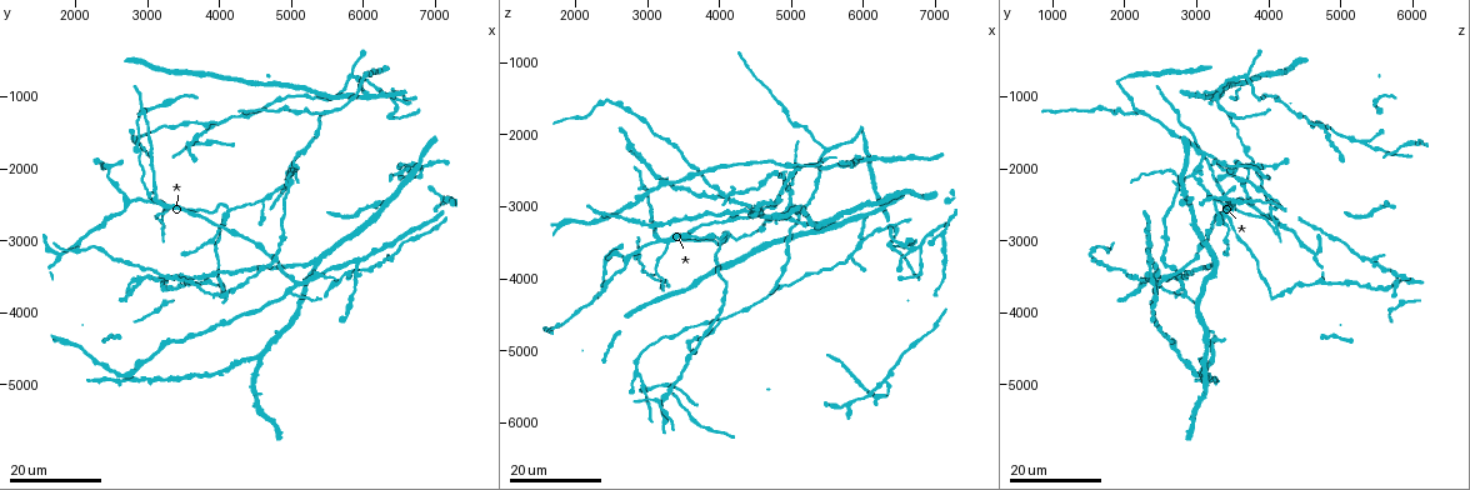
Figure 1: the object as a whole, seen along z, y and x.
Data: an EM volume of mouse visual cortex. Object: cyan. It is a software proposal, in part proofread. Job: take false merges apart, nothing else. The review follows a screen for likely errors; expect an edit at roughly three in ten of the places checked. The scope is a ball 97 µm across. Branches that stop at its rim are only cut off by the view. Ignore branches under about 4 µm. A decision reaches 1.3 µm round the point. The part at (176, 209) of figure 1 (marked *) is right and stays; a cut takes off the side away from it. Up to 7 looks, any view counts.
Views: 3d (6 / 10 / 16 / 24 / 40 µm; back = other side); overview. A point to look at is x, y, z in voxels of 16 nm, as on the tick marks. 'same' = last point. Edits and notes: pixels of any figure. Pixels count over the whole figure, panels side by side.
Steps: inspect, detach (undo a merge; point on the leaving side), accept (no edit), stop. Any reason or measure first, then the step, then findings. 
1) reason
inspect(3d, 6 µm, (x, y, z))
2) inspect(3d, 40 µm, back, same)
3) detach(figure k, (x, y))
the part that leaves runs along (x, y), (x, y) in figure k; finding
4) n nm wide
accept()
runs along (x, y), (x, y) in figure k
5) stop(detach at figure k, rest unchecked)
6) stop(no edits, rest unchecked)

calibre changes
inspect(3d, 24 µm, (6450, 1300, 3600))

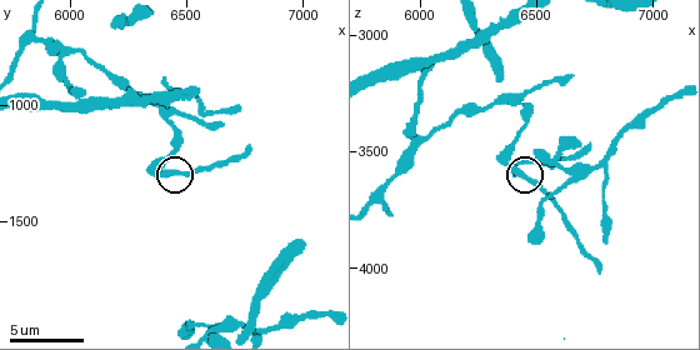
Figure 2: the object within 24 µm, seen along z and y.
zoom in
inspect(3d, 6 µm, (6420, 1300, 3590))

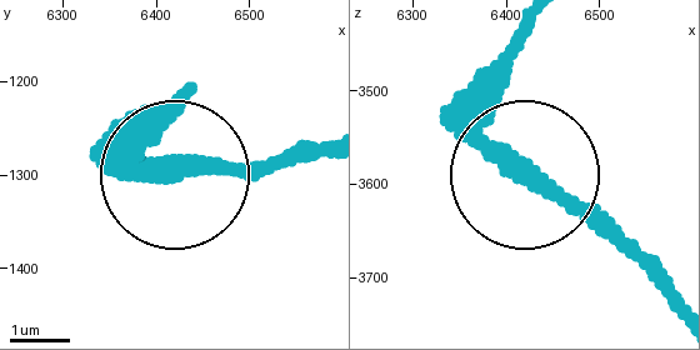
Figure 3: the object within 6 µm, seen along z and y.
340 nm wide
detach(figure 3, (203, 173))
the part that leaves runs along (121, 169), (320, 154) in figure 3; a second neuron is stuck on

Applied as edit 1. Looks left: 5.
inspect(3d, 24 µm, (6750, 1950, 3550))

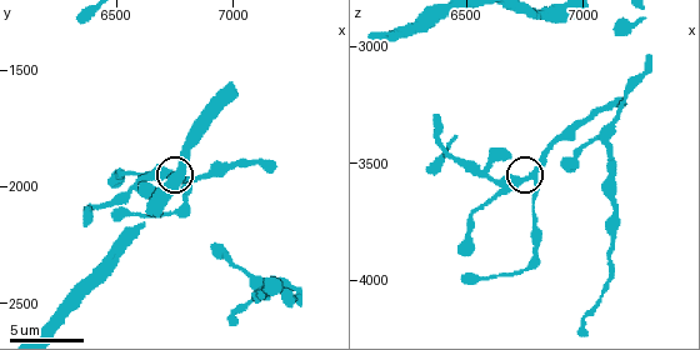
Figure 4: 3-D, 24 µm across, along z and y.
inspect(3d, 10 µm, same)

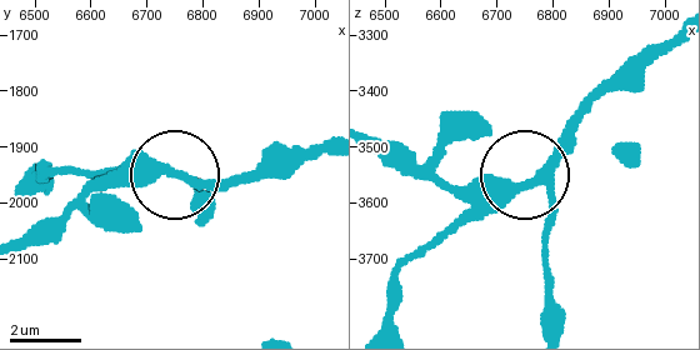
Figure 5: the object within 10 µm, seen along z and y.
accept()
continuous, no second neuron

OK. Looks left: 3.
branch point
inspect(3d, 24 µm, (4000, 1400, 4600))

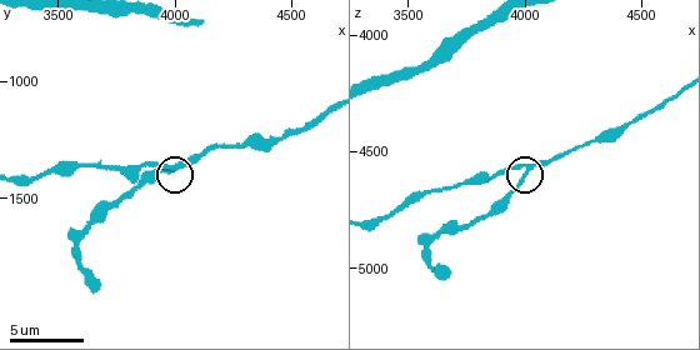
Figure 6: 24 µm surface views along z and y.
zoom in
inspect(3d, 6 µm, same)

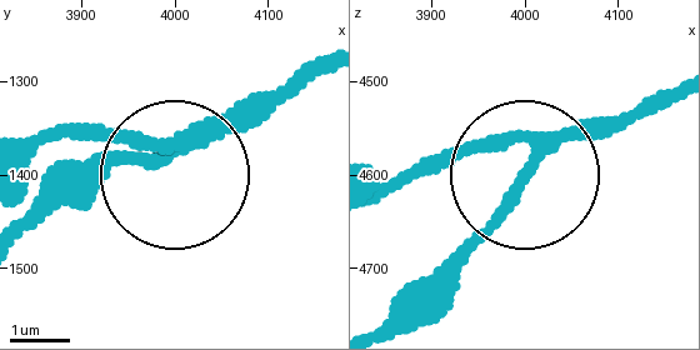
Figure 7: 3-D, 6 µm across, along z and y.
inspect(3d, 6 µm, back, same)

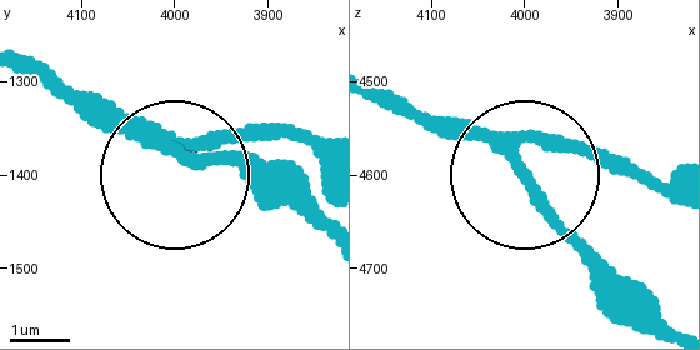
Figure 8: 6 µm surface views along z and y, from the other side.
side arm 15 µm; 3 arms
accept()
one neuron here

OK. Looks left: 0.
stop(detach at figure 3, rest unchecked)

